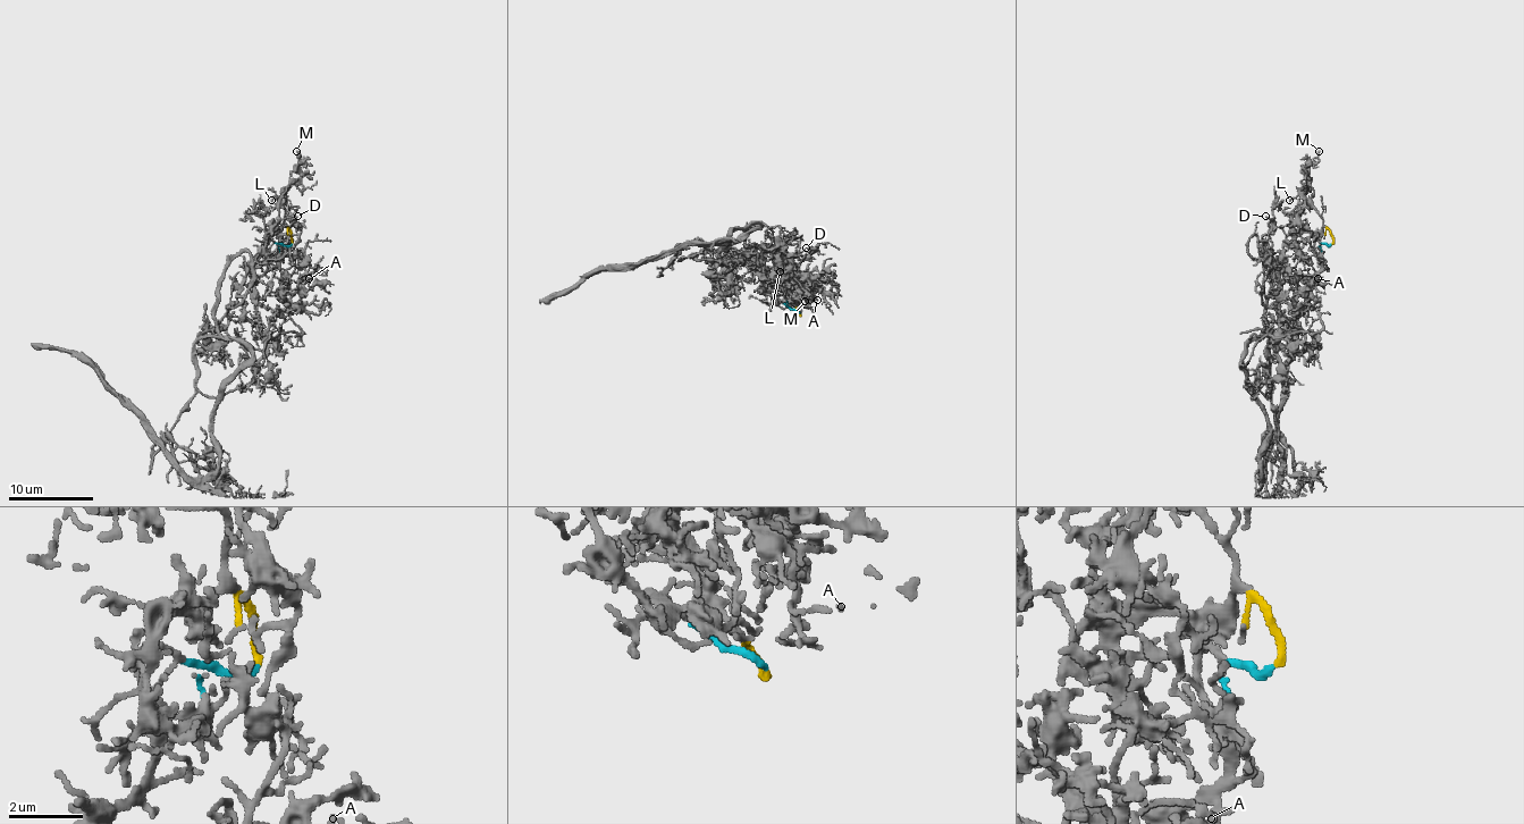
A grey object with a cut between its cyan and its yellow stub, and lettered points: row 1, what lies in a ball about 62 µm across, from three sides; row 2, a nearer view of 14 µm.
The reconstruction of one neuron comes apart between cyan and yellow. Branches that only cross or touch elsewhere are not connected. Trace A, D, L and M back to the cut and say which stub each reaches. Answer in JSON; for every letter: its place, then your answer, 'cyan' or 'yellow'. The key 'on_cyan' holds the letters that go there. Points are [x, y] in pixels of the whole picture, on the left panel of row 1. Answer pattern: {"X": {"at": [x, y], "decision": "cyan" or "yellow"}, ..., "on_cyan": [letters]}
{"A": {"at": [309, 278], "decision": "cyan"}, "D": {"at": [297, 216], "decision": "cyan"}, "L": {"at": [271, 200], "decision": "yellow"}, "M": {"at": [296, 151], "decision": "yellow"}, "on_cyan": ["A", "D"]}

